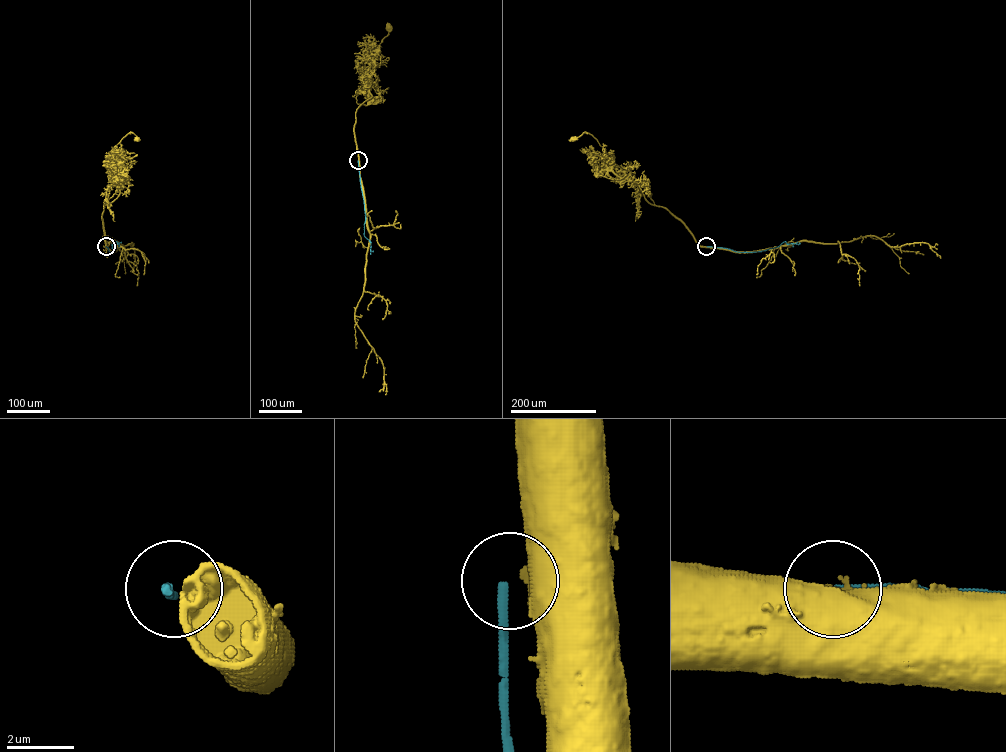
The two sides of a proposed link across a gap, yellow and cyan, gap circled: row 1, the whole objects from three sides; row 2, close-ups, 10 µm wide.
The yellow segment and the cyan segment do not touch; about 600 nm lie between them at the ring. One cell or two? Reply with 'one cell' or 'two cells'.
two cells

